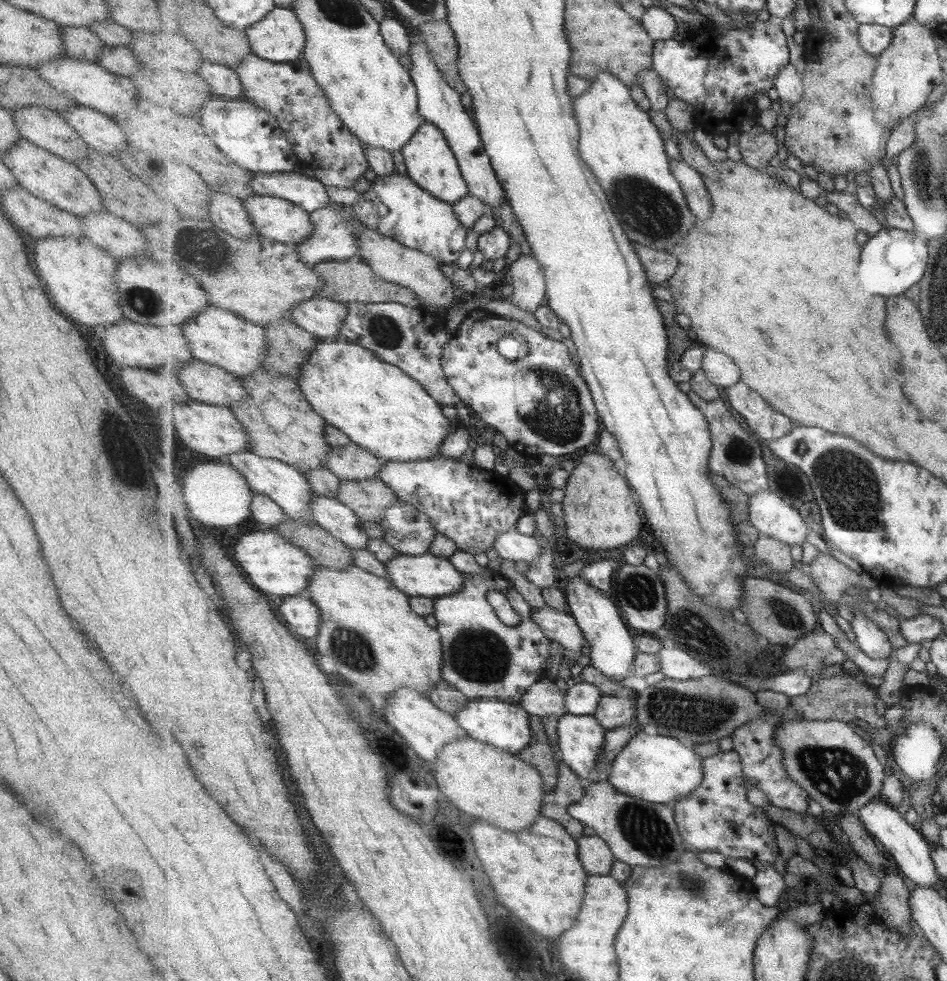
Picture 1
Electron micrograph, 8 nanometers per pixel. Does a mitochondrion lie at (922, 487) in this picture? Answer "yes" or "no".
no

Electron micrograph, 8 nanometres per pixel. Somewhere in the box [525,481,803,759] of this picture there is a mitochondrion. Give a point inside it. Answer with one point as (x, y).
(669, 709)

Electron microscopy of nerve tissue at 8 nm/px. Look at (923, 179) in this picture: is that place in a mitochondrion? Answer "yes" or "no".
yes

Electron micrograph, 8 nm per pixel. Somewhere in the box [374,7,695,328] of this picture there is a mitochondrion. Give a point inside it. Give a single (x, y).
(649, 210)

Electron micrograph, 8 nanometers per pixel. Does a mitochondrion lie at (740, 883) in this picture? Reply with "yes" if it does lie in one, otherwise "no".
yes

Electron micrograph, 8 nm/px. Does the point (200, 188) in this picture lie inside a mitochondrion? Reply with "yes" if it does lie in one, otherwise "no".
no

